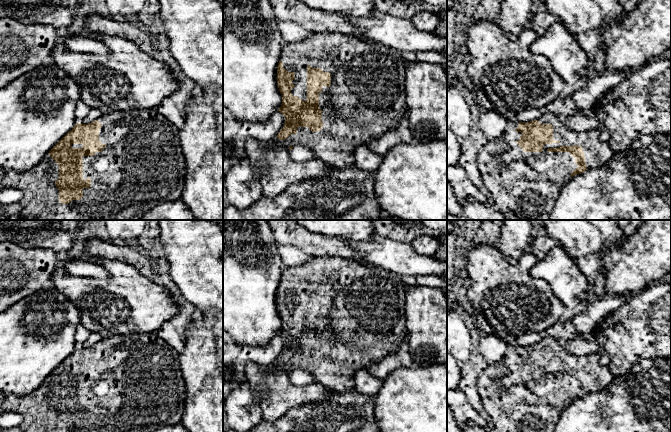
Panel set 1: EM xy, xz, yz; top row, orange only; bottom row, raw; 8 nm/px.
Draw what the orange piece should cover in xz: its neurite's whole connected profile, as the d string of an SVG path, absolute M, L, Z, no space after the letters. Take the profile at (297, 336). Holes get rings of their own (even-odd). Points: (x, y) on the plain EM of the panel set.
M314 256L314 258L296 267L285 267L277 291L277 308L282 318L282 329L279 336L285 340L284 351L280 354L277 362L283 364L291 374L294 370L305 369L311 372L316 382L323 384L333 392L344 392L354 389L354 376L359 370L367 370L372 364L396 351L402 341L407 341L408 329L405 318L406 302L405 283L396 274L371 265L362 265L354 259L339 256Z

